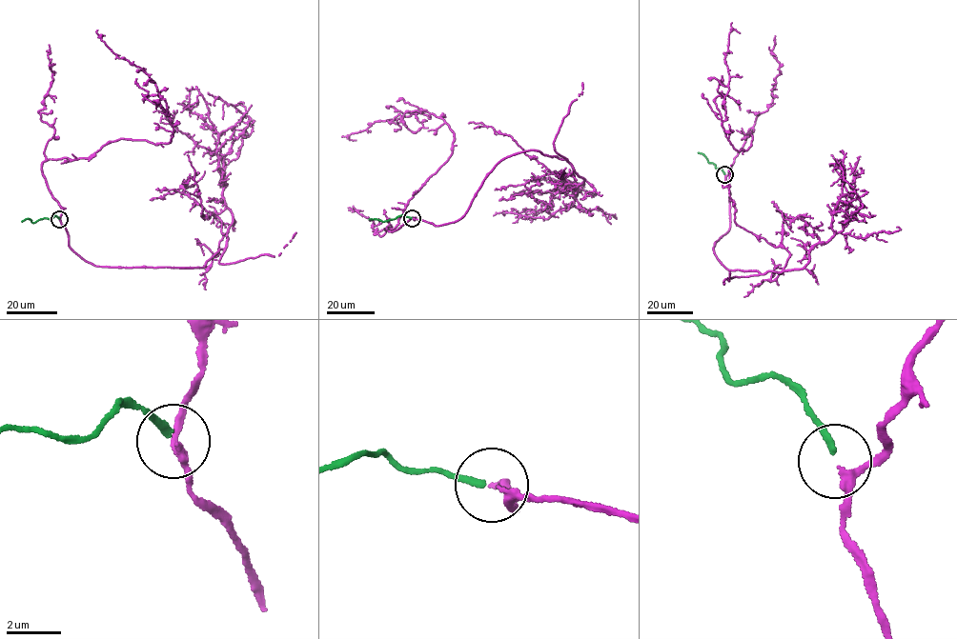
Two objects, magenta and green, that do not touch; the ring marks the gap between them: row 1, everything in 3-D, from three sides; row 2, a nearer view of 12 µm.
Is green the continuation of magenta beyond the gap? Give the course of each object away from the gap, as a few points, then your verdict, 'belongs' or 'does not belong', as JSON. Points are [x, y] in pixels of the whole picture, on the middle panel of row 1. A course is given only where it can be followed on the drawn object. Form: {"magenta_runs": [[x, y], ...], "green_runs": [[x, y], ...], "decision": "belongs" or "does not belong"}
{"magenta_runs": [[413, 218], [453, 223], [498, 164], [531, 149], [584, 180], [572, 187], [577, 200], [583, 184], [523, 179]], "green_runs": [[412, 218], [403, 215], [384, 221], [369, 219]], "decision": "belongs"}

